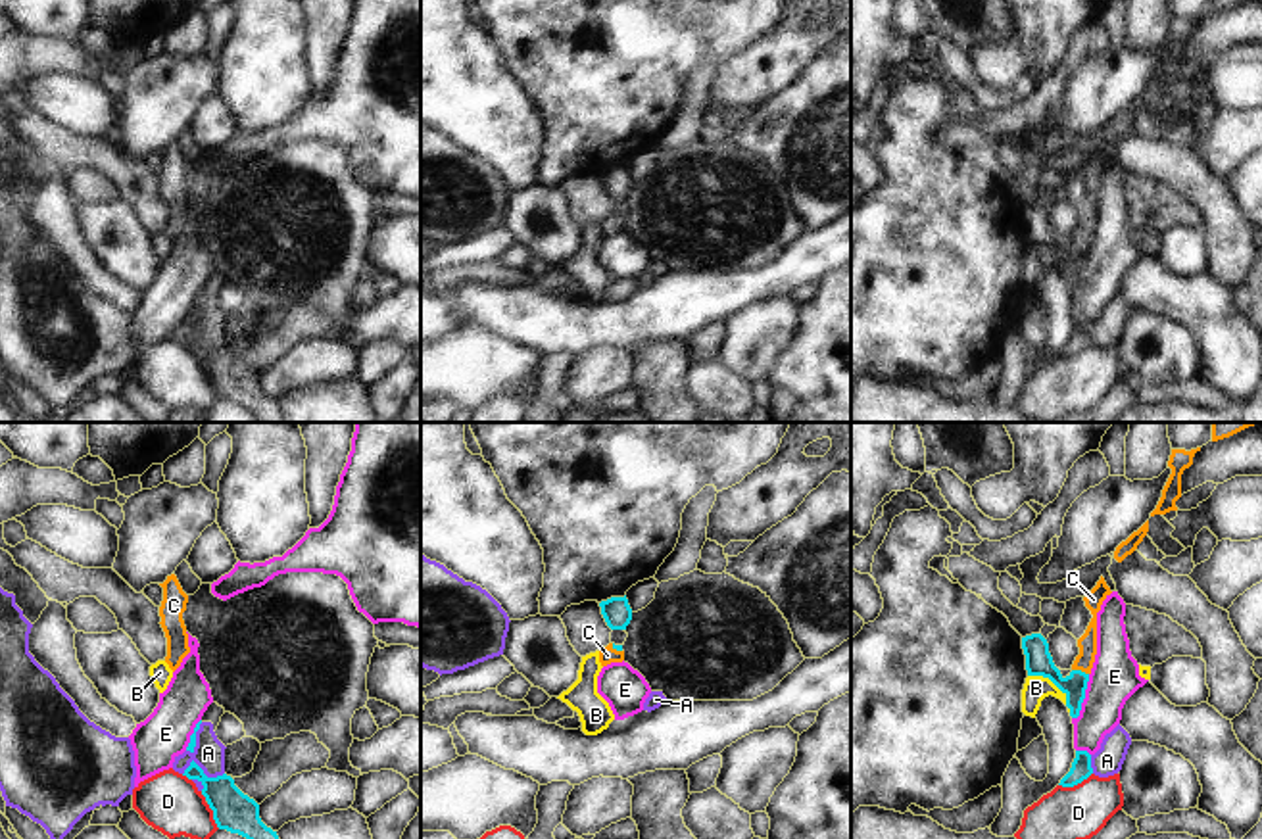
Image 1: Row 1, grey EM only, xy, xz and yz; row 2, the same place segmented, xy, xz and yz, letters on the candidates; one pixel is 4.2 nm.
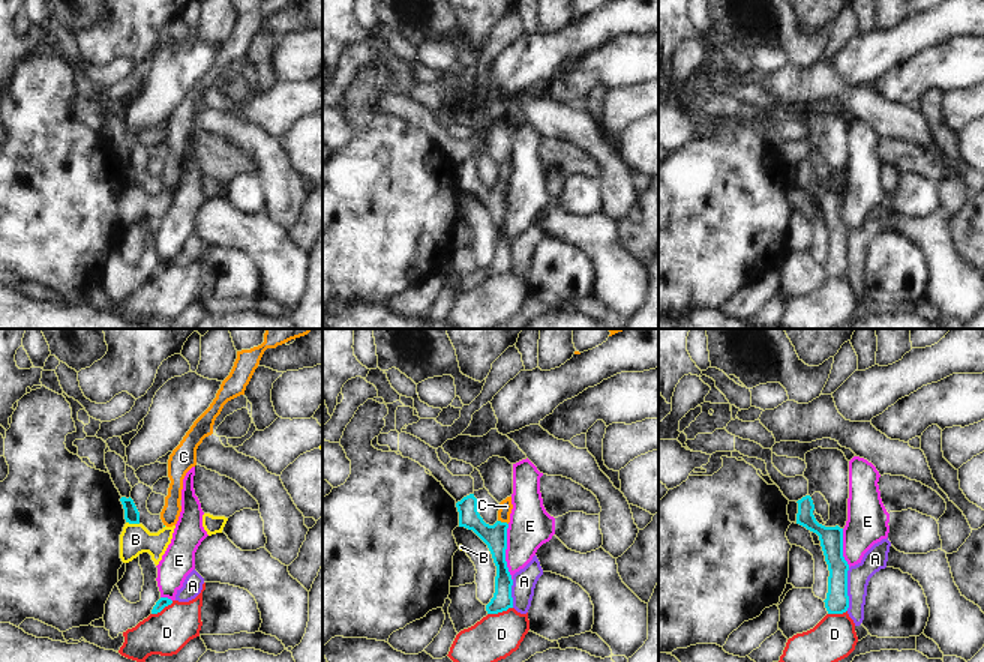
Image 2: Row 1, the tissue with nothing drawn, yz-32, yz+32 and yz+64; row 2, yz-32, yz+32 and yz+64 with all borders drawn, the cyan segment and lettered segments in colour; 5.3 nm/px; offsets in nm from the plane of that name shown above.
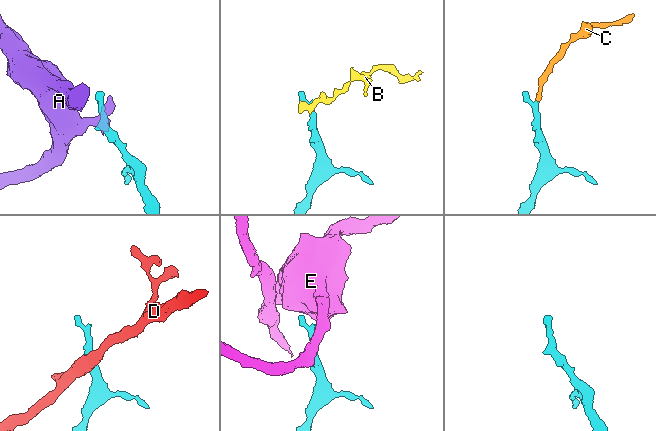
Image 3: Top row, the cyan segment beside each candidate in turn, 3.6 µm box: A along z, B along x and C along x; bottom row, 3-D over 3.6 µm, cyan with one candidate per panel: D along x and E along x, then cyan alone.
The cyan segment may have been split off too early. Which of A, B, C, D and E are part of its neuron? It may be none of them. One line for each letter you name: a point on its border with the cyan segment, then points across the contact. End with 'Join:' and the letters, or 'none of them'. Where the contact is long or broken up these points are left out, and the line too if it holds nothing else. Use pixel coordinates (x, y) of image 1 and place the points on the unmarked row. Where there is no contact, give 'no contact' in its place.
C: yz (1080, 240) | across yz (1038, 229), (1059, 250), (1080, 240), (1088, 212)
Join: C

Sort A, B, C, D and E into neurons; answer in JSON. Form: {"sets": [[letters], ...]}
{"sets": [["A"], ["B"], ["C"], ["D"], ["E"]]}

